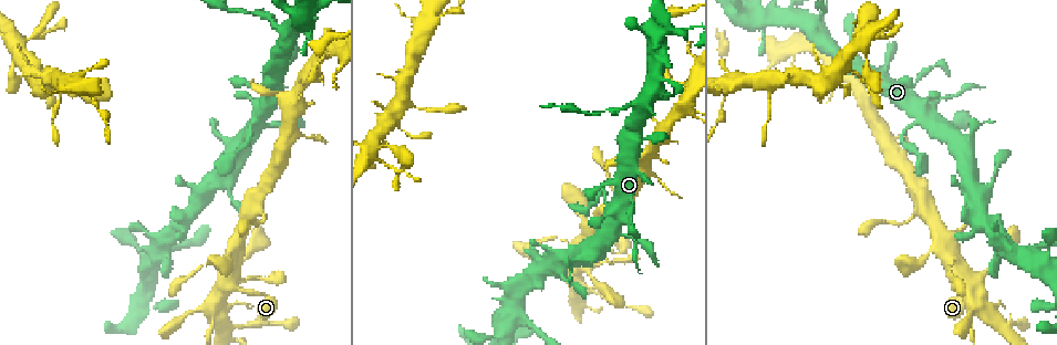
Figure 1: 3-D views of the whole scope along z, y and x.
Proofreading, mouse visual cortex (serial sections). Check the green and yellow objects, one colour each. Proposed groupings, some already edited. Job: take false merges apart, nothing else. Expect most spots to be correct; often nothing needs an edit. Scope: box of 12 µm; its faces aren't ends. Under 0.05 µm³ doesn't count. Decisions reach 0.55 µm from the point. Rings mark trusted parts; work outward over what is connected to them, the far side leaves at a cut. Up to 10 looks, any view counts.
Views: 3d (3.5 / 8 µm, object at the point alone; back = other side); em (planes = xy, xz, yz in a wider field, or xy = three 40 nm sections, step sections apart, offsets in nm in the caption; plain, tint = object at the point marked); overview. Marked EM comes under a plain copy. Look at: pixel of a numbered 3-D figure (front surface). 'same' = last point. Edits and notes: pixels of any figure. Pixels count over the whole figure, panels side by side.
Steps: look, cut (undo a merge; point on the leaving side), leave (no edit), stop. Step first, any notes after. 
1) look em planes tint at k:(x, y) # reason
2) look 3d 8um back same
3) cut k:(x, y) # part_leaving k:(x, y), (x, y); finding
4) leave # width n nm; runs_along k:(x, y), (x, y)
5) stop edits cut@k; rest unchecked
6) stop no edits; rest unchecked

look 3d 3.5um at 1:(969, 284) # arms run side by side

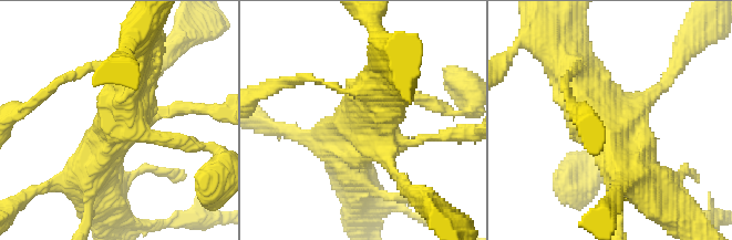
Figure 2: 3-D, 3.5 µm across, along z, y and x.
look em xy step 5 tint at 2:(372, 123)

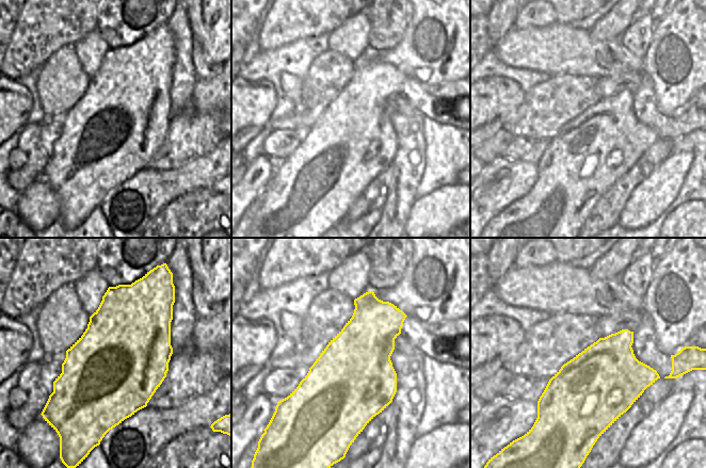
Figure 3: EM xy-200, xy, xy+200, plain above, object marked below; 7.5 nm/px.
leave # width 650 nm; runs_along 2:(192, 145), (127, 115), (134, 50); one cell here

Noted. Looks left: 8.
look 3d 3.5um at 1:(929, 116) # thick turns thin

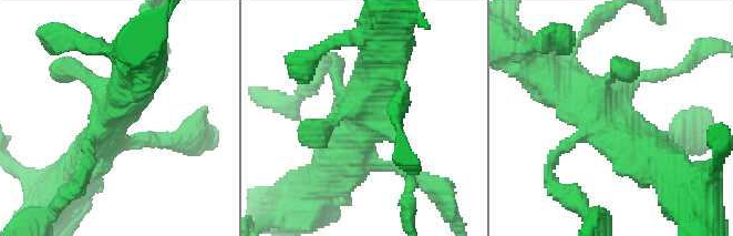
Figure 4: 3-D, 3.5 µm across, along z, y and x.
look em xy step 3 tint at 4:(363, 115) # now the EM

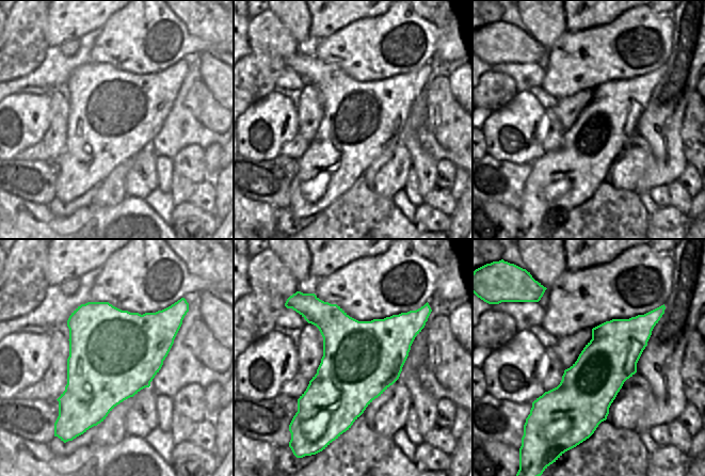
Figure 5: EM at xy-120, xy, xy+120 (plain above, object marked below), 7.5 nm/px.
leave # runs_along 4:(554, 80), (659, 158); all the same cell

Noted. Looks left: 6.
look 3d 8um at 1:(683, 105) # four or more arms meet

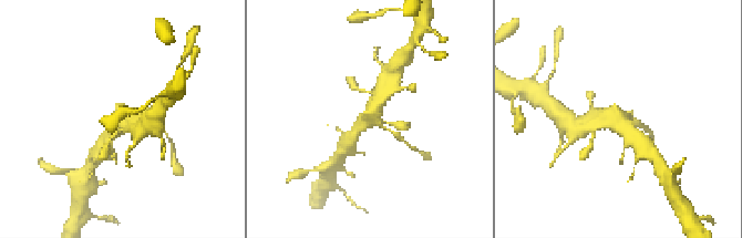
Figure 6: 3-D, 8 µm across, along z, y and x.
look em xy step 2 tint at 6:(619, 121) # arms 4; arm_widths 100, 150, 350, 400 nm; now the EM

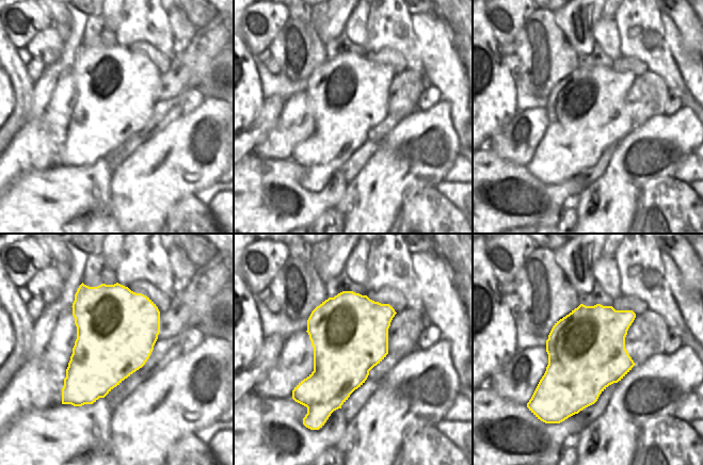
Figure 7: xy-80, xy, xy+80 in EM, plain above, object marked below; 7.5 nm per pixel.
leave # width 600 nm; runs_along 6:(353, 136), (387, 92); one cell here

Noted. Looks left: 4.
look 3d 3.5um at 1:(605, 109) # thick turns thin

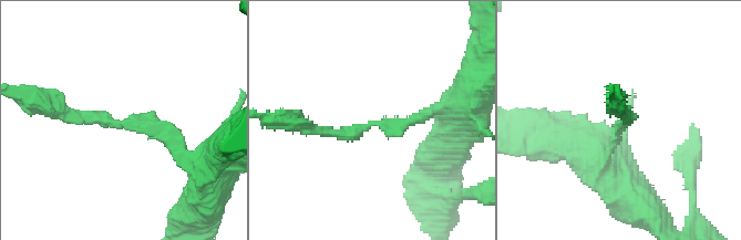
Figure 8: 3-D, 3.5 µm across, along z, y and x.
look em xy step 2 tint at 8:(623, 126) # arm_widths 150, 150 nm; shape alone is not enough

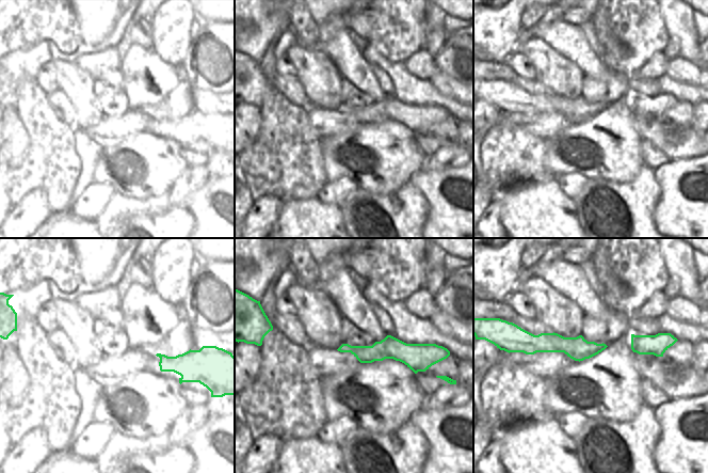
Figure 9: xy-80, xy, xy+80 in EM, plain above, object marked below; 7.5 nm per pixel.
leave # width 140 nm; runs_along 8:(182, 154), (162, 127), (57, 110); one cell here

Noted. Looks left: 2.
stop no edits; rest unchecked

